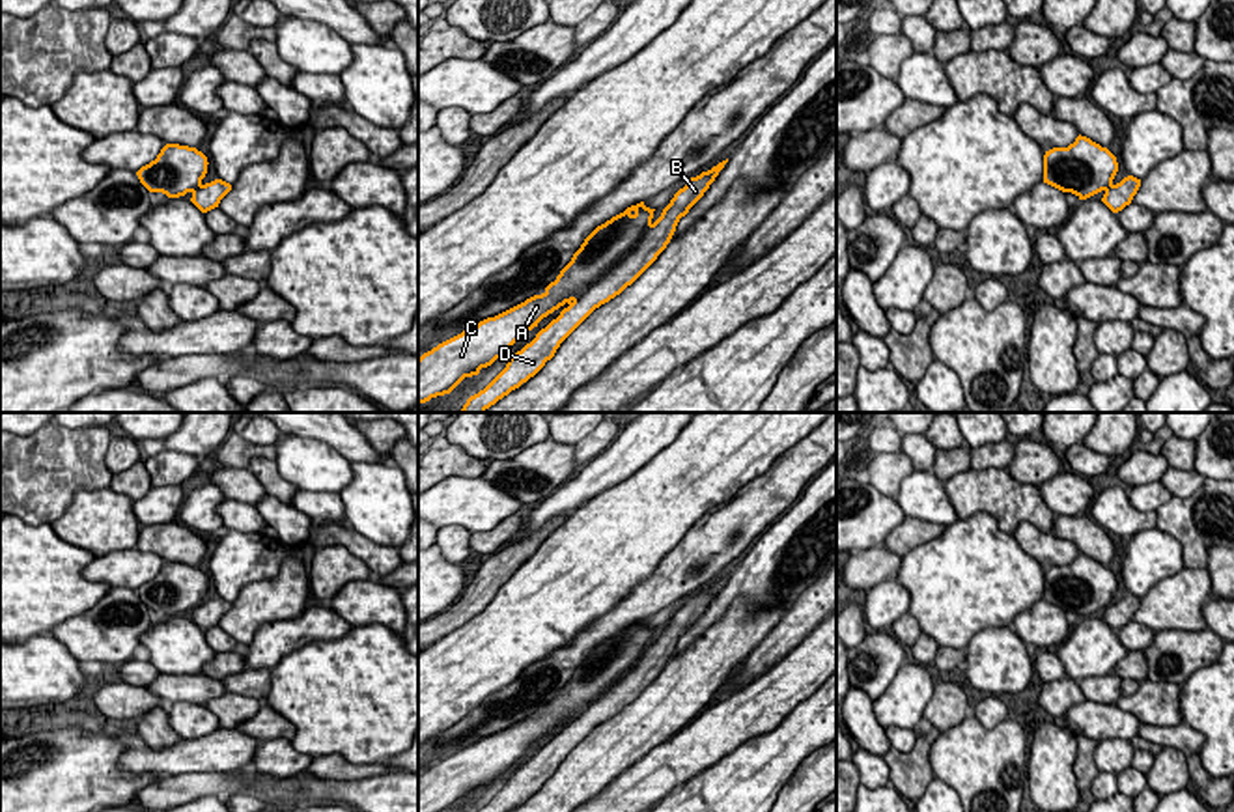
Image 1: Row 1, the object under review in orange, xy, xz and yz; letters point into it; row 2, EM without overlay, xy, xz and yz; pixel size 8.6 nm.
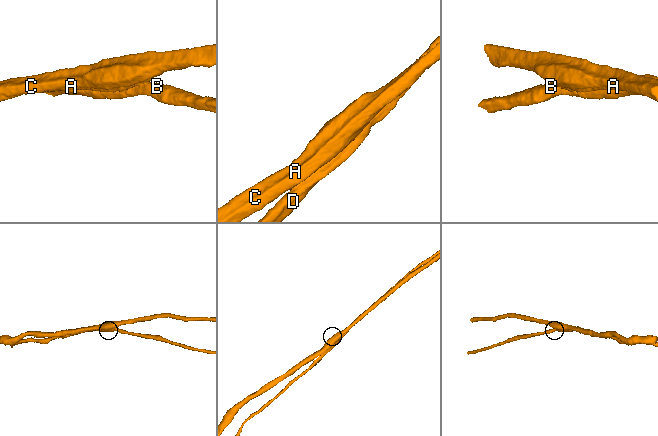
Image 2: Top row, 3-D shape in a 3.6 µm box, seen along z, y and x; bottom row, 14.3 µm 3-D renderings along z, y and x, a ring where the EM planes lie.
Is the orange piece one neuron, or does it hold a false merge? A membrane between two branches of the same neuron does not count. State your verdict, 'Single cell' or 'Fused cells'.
Single cell

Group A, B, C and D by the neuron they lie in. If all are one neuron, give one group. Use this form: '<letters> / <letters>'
A B C D

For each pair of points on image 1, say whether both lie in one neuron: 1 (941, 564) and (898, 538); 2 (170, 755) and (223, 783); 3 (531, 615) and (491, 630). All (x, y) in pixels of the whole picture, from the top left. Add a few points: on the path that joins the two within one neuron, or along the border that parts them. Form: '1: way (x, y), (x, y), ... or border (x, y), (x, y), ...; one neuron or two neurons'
1: border (947, 525), (938, 536), (915, 546), (902, 557); two neurons
2: border (232, 771), (182, 771), (170, 775); two neurons
3: way (521, 624), (516, 630), (501, 630); one neuron

